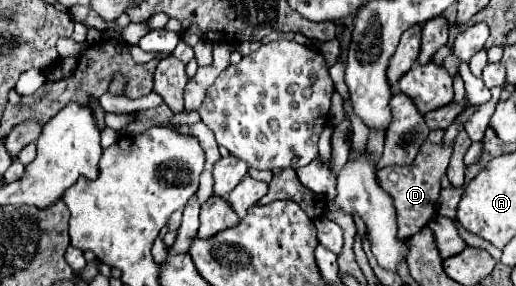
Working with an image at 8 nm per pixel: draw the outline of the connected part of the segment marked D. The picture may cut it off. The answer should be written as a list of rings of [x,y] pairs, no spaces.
[[[430,141],[422,145],[416,155],[416,161],[410,167],[386,167],[376,173],[378,185],[392,197],[396,209],[396,223],[398,223],[398,241],[406,241],[414,233],[418,233],[434,215],[436,215],[436,201],[440,195],[440,179],[446,173],[450,161],[452,147],[436,147]]]

